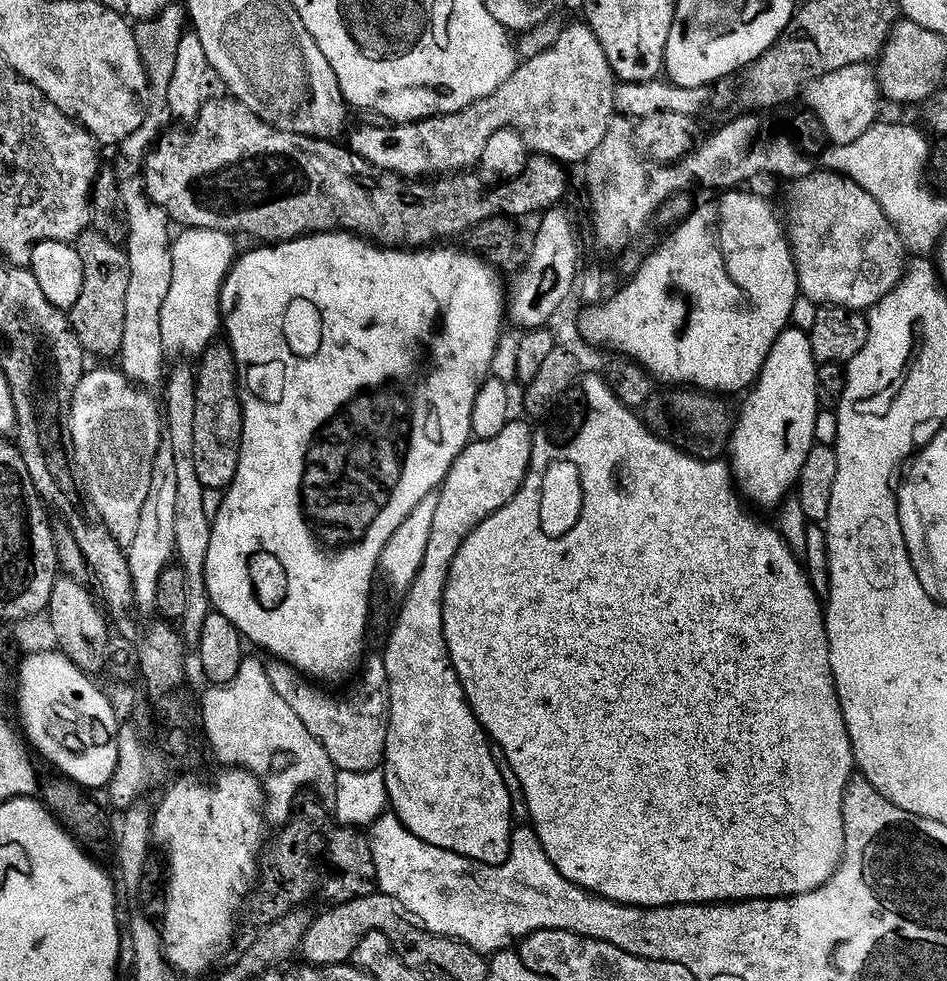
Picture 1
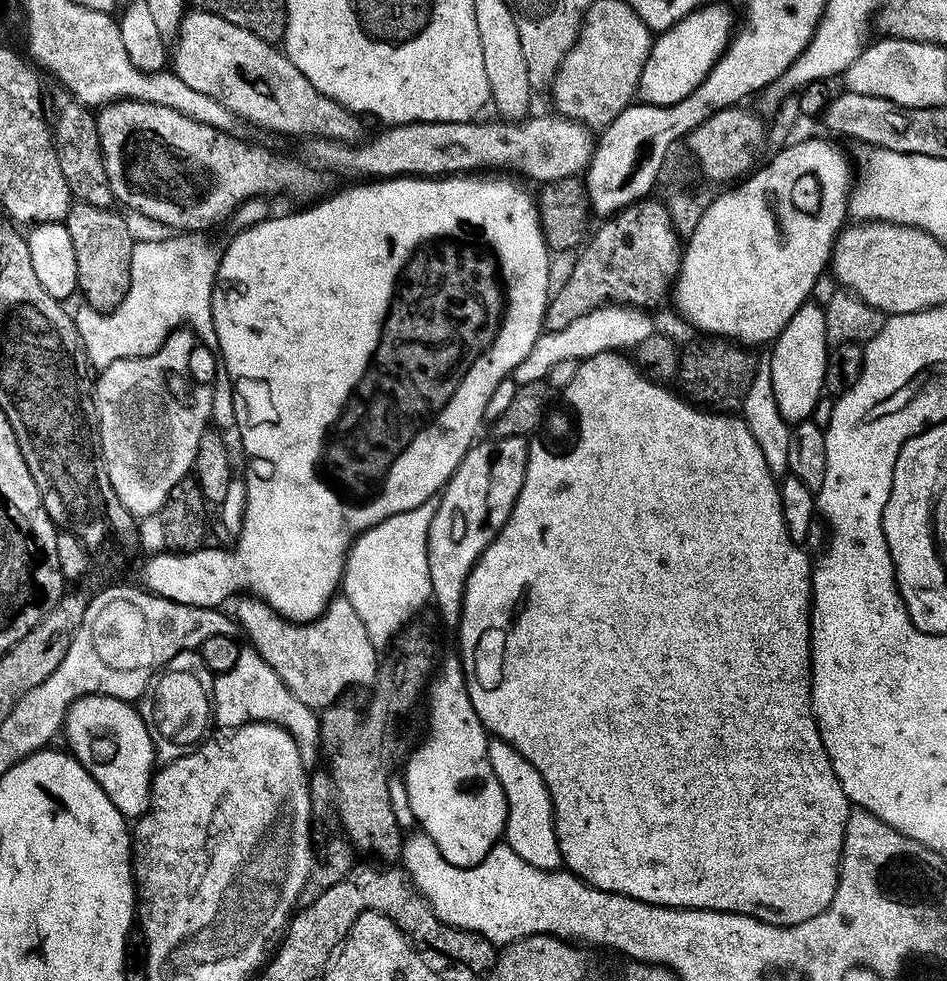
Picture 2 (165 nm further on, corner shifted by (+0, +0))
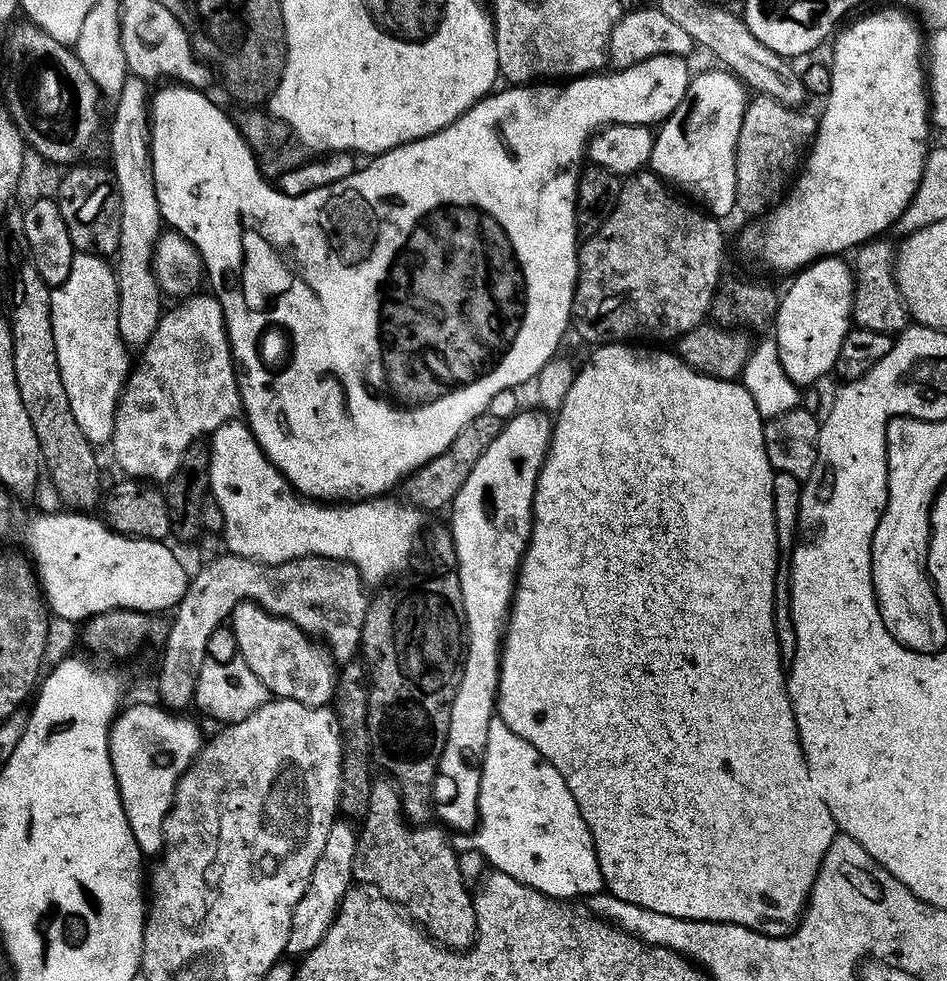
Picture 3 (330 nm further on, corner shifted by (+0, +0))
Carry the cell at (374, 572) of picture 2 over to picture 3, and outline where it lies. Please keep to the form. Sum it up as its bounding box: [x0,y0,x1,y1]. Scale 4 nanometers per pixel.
[207,418,425,586]

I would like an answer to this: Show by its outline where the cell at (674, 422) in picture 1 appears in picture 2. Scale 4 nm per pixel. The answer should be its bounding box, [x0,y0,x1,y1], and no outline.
[678,338,757,414]

